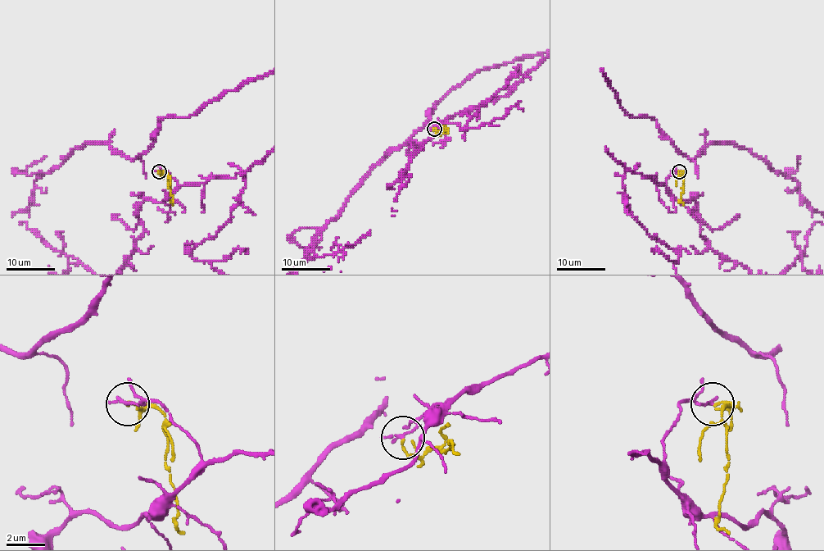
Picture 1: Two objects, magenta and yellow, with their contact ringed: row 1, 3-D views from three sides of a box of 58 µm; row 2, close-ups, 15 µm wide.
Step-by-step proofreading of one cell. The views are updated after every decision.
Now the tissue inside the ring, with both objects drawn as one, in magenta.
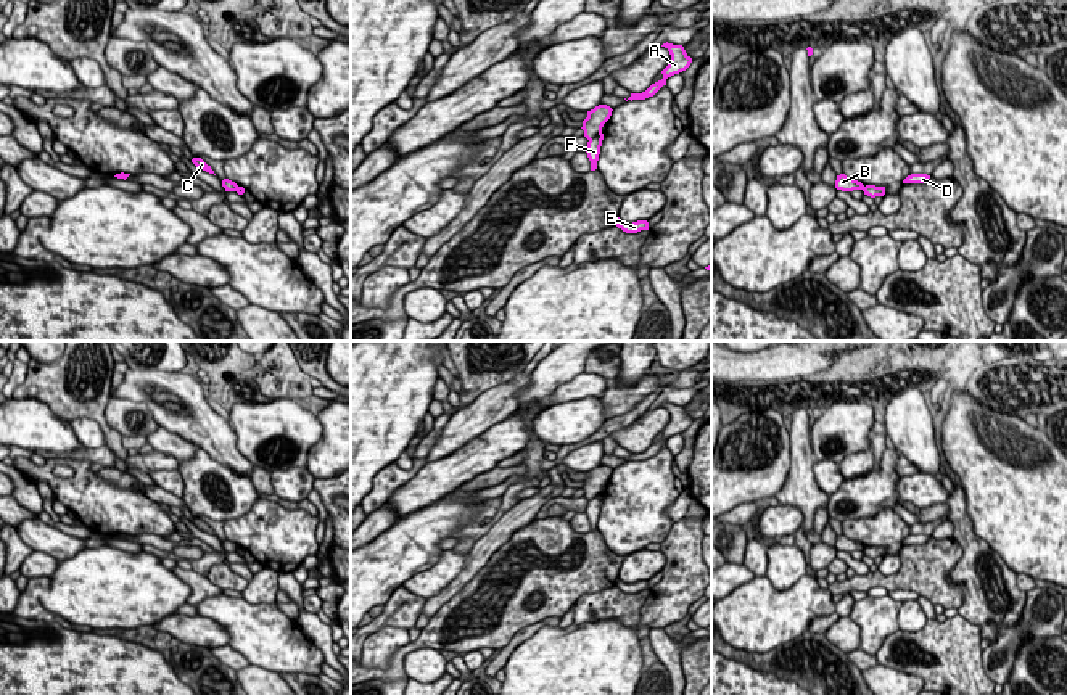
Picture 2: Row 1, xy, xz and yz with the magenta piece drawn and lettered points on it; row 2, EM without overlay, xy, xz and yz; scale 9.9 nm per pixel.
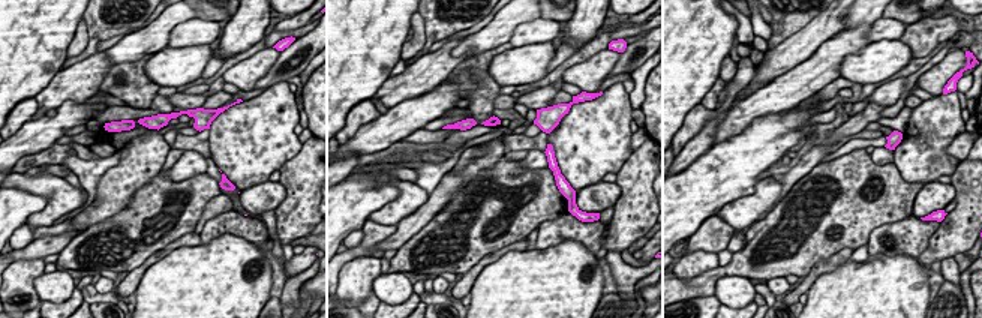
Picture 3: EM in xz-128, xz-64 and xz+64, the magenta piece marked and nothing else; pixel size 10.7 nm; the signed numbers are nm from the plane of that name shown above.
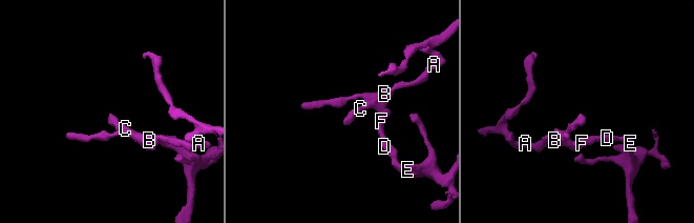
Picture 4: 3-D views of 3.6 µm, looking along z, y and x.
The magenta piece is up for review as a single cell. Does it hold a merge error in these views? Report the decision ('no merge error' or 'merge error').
merge error

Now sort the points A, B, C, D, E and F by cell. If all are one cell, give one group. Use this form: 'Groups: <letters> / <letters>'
Groups: A B C / D E F

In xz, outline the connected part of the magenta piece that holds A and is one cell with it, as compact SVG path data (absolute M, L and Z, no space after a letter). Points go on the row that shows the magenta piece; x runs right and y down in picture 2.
M666 42L661 47L665 47L671 55L671 60L669 60L668 66L661 71L663 79L652 84L642 93L631 93L631 97L628 100L632 101L632 100L645 100L649 97L653 97L663 85L666 85L668 77L671 77L674 74L679 74L679 72L686 71L690 66L692 58L686 53L682 45L673 45L673 43Z

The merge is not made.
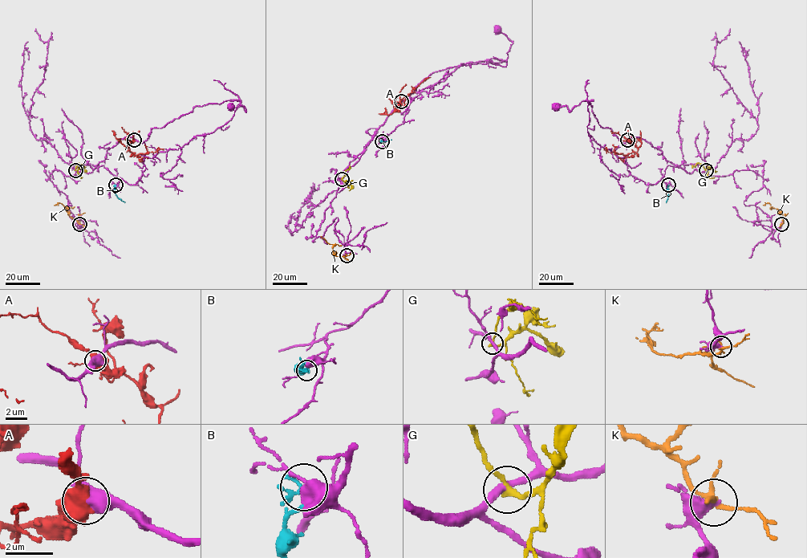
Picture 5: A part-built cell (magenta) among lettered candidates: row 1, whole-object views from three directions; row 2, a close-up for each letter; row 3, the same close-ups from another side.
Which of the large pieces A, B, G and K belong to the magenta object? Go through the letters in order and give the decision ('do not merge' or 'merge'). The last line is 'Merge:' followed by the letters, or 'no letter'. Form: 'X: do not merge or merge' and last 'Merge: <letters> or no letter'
A: do not merge
B: do not merge
G: do not merge
K: do not merge
Merge: no letter

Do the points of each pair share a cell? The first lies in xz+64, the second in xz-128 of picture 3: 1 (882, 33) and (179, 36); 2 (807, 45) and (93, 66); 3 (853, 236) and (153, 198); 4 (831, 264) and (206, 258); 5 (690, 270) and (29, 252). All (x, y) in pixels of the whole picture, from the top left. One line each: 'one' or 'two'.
1: one
2: one
3: one
4: two
5: two

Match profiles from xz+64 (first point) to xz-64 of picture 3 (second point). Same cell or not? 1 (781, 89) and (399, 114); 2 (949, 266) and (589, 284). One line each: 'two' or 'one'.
1: one
2: two

